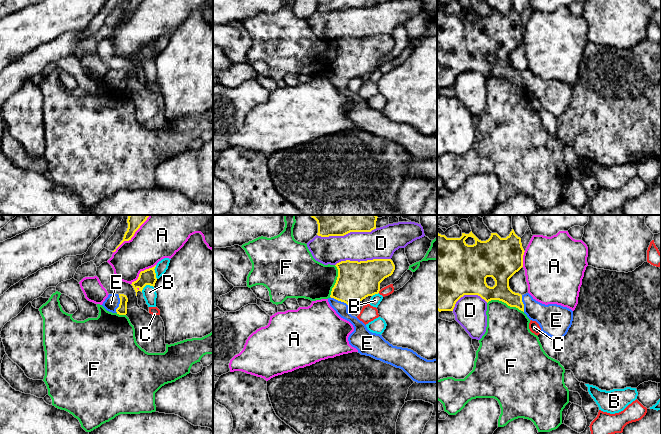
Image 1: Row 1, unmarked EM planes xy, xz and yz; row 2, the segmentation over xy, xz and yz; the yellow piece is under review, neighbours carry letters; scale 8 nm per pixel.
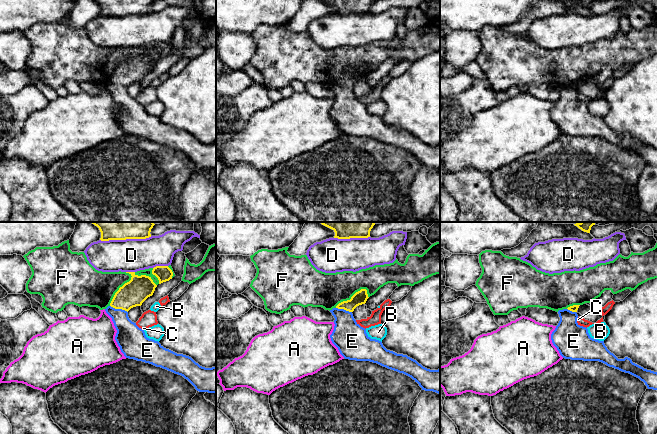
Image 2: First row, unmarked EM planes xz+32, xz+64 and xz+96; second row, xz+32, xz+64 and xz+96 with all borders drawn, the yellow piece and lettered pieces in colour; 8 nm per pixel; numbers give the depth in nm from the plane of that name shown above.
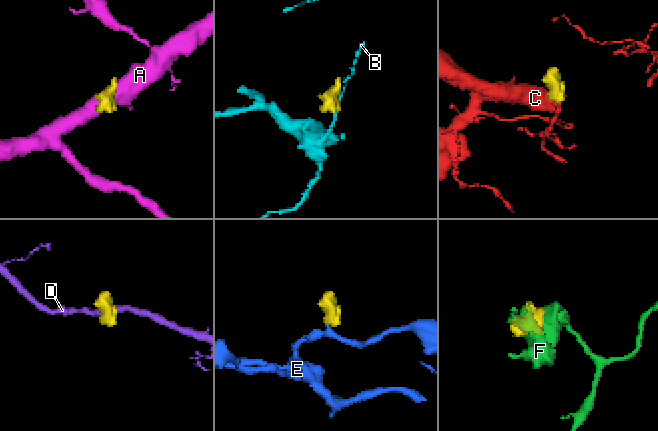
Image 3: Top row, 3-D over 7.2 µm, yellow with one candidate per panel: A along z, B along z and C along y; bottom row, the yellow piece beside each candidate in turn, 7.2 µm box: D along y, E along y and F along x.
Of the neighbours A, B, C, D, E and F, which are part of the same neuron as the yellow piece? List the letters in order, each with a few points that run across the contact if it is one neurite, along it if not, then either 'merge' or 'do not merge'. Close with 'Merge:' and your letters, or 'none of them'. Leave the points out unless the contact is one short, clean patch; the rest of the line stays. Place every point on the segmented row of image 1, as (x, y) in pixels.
A: do not merge
B: do not merge
C: line xz (380, 290), (378, 292); do not merge
D: do not merge
E: line xy (122, 309), (119, 304), (111, 303); merge
F: do not merge
Merge: E

